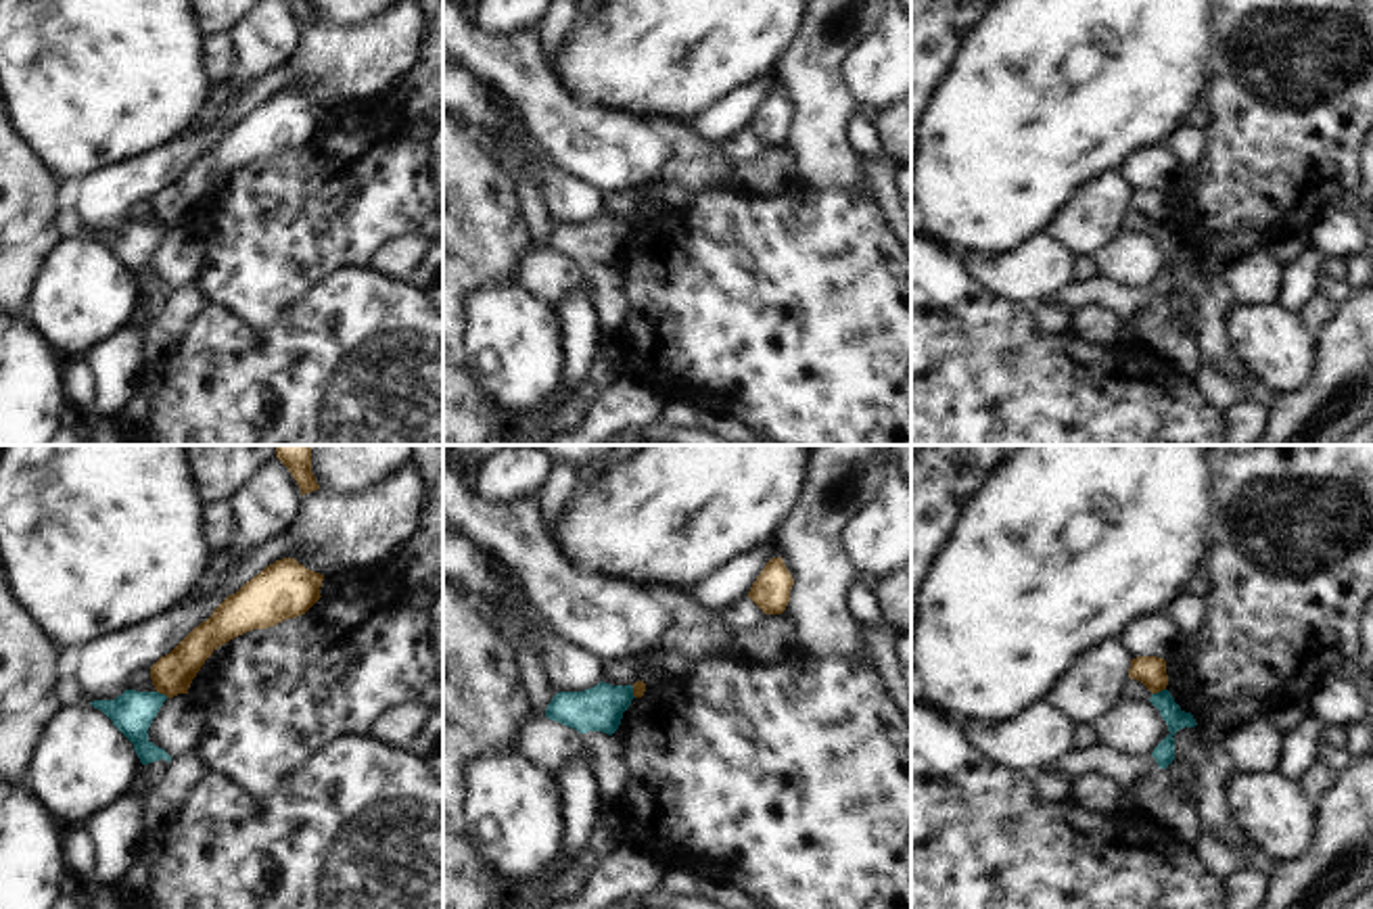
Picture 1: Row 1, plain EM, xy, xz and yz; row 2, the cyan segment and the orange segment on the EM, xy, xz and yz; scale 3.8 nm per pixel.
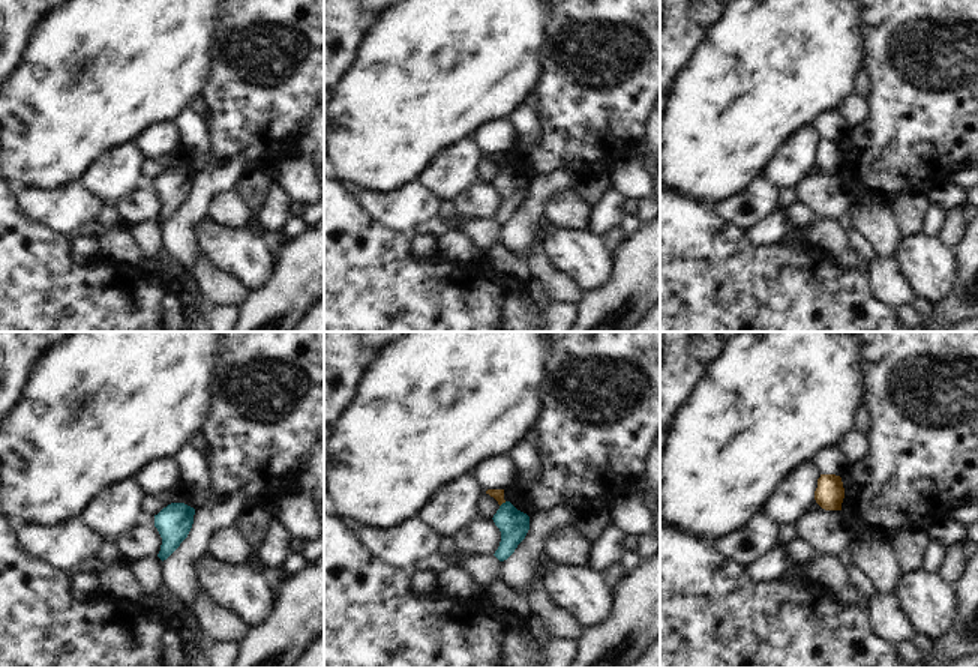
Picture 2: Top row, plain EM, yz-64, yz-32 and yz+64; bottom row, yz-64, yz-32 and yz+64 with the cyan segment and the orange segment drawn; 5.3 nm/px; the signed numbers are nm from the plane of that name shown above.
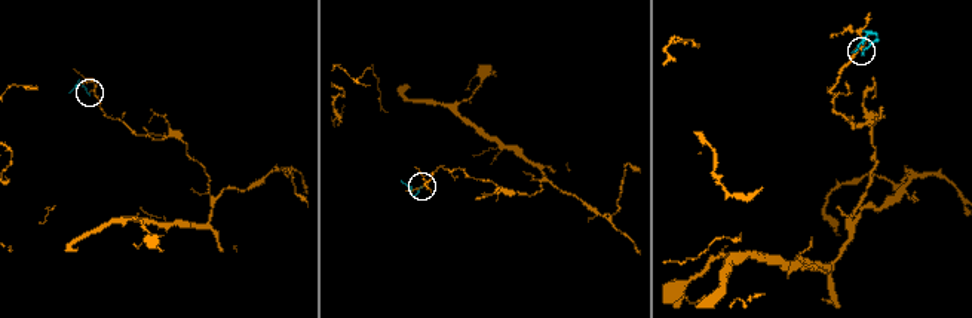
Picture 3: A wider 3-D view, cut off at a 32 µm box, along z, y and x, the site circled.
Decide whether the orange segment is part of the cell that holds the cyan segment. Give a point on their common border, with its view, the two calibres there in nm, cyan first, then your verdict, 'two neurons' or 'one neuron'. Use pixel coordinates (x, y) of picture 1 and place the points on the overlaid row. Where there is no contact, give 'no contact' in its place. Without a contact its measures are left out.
contact yz (1158, 692); calibres 80 and 110 nm; two neurons

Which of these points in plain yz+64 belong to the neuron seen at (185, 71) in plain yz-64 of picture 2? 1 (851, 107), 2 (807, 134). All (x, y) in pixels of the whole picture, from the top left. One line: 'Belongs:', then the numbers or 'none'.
Belongs: none

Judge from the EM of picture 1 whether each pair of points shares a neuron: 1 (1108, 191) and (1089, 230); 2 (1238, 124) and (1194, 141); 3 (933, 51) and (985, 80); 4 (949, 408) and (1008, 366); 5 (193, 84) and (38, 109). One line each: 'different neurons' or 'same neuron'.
1: same neuron
2: different neurons
3: different neurons
4: same neuron
5: same neuron

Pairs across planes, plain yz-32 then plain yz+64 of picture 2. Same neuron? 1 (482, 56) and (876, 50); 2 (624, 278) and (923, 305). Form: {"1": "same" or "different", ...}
{"1": "different", "2": "different"}

